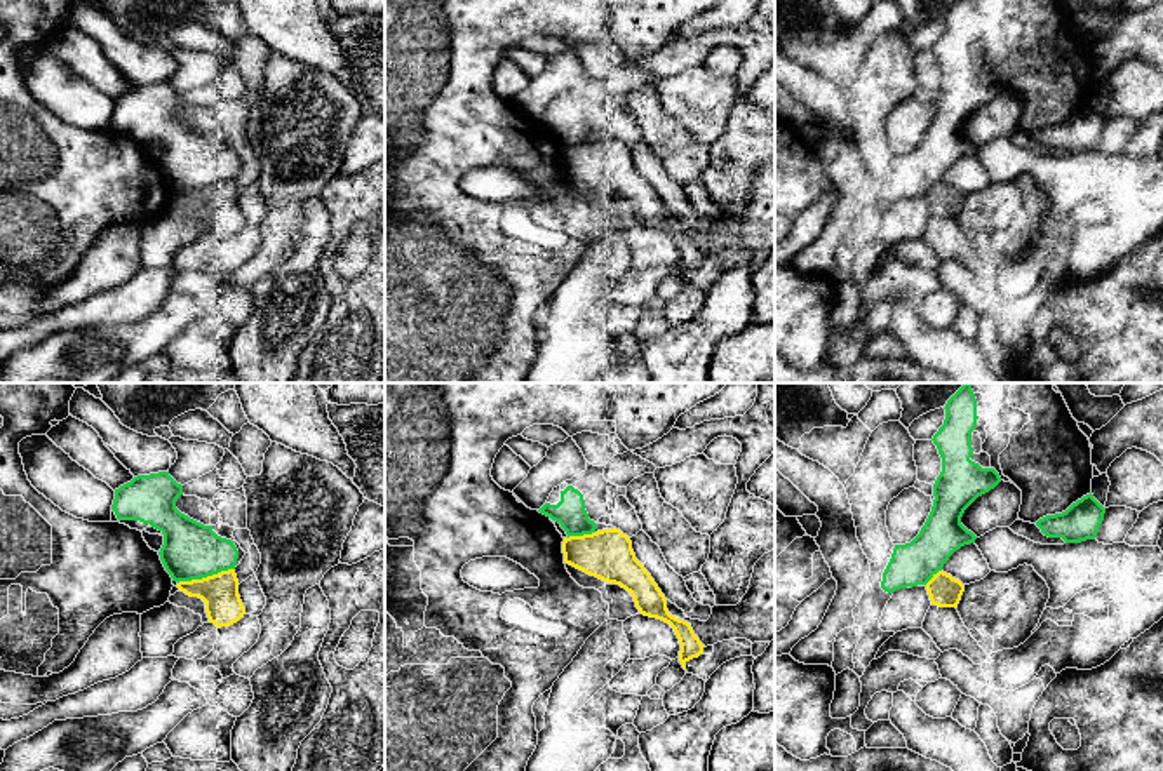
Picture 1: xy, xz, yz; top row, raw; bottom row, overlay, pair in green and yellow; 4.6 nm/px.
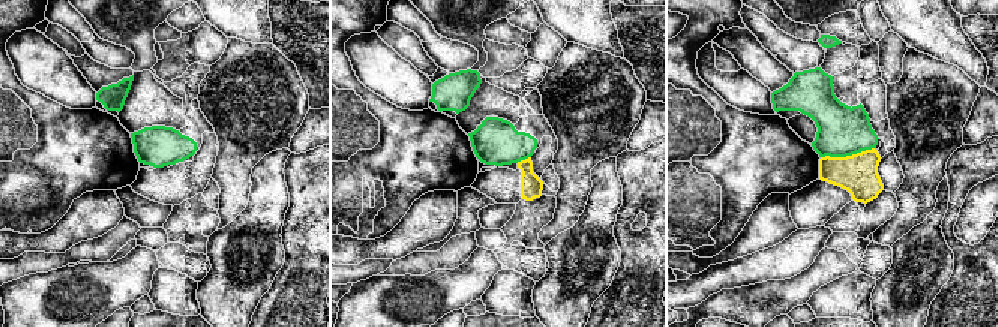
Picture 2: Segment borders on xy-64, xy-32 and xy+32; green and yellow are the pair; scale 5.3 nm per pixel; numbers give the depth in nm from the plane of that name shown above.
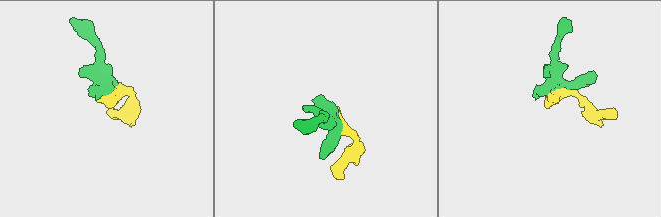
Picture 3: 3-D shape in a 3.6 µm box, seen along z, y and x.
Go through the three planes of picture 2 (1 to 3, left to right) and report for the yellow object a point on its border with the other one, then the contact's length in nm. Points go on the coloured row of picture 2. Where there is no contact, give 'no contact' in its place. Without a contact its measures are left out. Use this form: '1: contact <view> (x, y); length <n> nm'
1: no contact
2: contact xy-32 (523, 159); length 90 nm
3: contact xy+32 (847, 155); length 300 nm

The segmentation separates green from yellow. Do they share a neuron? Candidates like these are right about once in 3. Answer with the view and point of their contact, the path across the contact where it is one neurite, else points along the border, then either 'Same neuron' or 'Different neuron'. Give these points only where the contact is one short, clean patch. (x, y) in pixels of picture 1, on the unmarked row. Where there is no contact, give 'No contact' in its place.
Touches green at xy (206, 187). Different neuron

